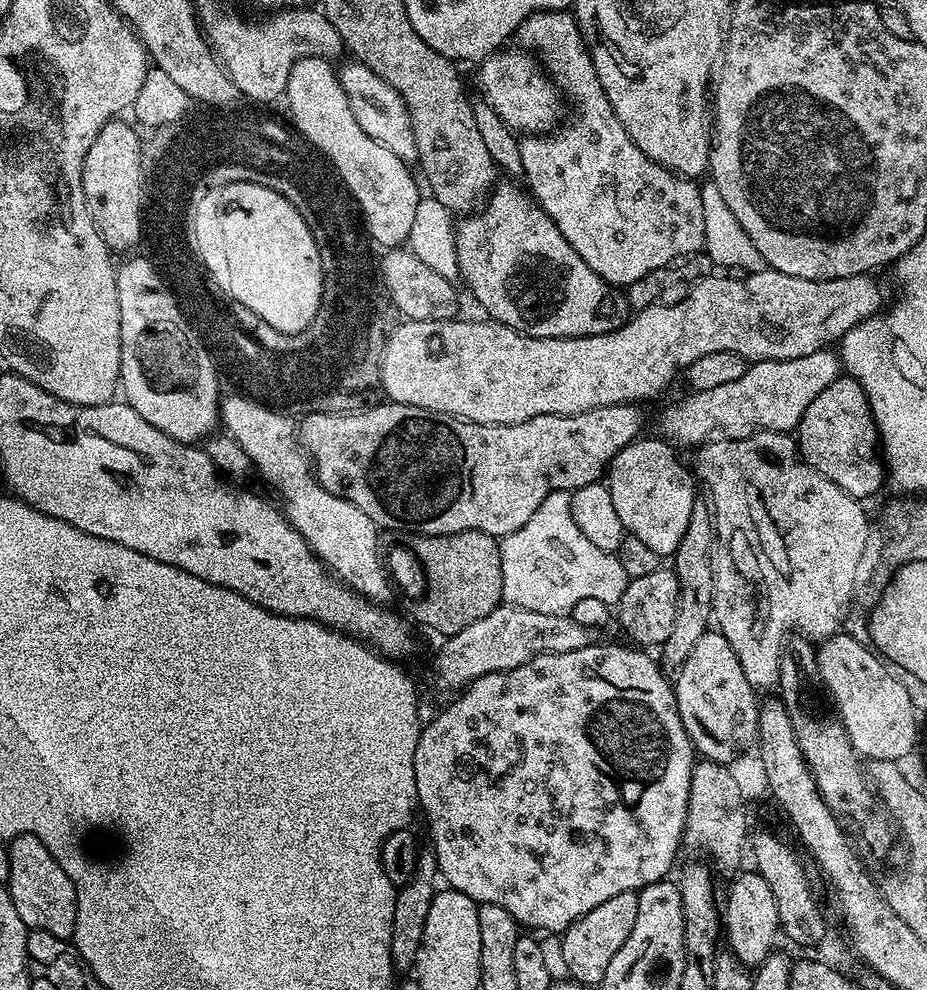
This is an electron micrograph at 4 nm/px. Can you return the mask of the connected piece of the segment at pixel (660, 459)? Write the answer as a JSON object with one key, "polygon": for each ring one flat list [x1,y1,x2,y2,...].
{"polygon":[[644,439,633,440,612,459,606,483,625,533,639,538,654,554,668,558,678,550,682,534,686,534,686,526,690,526,690,514,698,503,696,488,692,485,694,476,680,465,677,449,667,439]]}

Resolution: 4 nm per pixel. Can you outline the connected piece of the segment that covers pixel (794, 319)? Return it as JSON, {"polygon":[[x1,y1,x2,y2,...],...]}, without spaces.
{"polygon":[[764,266,759,270,749,271,740,282,734,282,731,278,726,278,723,274,713,274,705,276,703,280,695,281,691,285,692,288,688,292,688,297,685,300,680,300,677,304,664,304,665,302,657,302,651,304,648,308,639,309,631,318,625,320,624,324,620,328,616,328,612,332,606,334,598,334,597,336,563,336,562,338,538,338,537,336,527,336,521,332,516,332,510,326,505,324,498,324,491,318,483,318,484,320,462,320,463,318,455,318,453,320,442,320,442,321,416,321,405,319,403,322,397,323,393,331,396,336,389,333,392,337,392,344,385,344,384,351,386,352,386,359,384,360,384,379,383,382,383,395,388,396,387,399,393,404,409,404,410,406,418,406,419,408,425,408,426,410,434,410,435,412,449,412,452,416,459,416,461,420,473,420,475,424,517,424,518,422,526,422,530,418,535,416,573,416,574,414,582,414,586,410,594,410,595,408,601,408,602,406,614,406,615,404,630,404,633,402,641,402,640,400,648,400,651,396,656,396,676,375,681,375,682,370,687,369,688,365,692,364,698,358,702,358,706,354,718,354,719,352,733,352,739,356,743,356,745,361,755,362,758,360,789,360,790,358,806,358,806,354,814,354,815,352,825,351,829,346,839,345,840,339,847,334,854,326,858,326,866,318,876,315,877,312,881,311,885,307,886,301,884,301,884,288,875,280,875,275,872,274,861,274,859,276,847,276,846,278,830,278,829,280,811,280,810,278,798,278,794,274,782,274,778,270]]}

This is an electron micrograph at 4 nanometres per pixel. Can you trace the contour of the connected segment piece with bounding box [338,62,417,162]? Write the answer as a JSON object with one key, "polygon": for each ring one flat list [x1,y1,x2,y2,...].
{"polygon":[[363,62,351,63,344,69,341,67,338,75,342,90,346,90,350,110,354,110,354,118,358,118,358,126,362,126,367,136,382,142,382,146,394,150,394,154,398,154,398,158,402,158,406,162,415,161,417,157,414,130,410,122,410,114,406,110,402,98]]}

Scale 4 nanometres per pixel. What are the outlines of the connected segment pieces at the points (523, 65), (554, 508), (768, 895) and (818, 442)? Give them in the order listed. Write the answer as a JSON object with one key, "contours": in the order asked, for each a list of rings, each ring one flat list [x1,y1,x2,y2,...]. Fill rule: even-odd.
{"contours":[[[501,50,499,52,493,52,492,55,486,57,485,60,479,61,477,68,480,69,476,72,476,84,480,87,479,95,492,107,494,114,498,114,498,118,502,118,504,125,512,129,513,133,551,133,562,120,562,115,560,116,560,100,562,104,561,93,558,91,556,85,552,83,548,74,544,71,533,53,527,50,515,50,516,52,508,51,509,50]],[[559,490,549,492,526,526,500,540,500,557,503,603,535,613,569,615,582,598,599,598,616,606,629,582,616,555,598,550,578,530,572,517,572,497]],[[741,871,735,877,736,881,728,888,728,901,722,904,722,928,726,933,726,944,730,951,737,956,745,966,758,966,777,947,776,936,780,932,780,919,778,918,778,905,774,902,774,893,766,878,759,876,756,871]],[[841,374,834,382,830,382,830,386,826,386,826,390,822,390,822,394,818,394,818,398,814,398,814,402,810,402,810,406,806,406,806,414,800,419,798,429,798,447,800,455,810,467,830,478,830,482,846,490,846,494,865,498,874,495,883,486,884,480,886,484,886,468,878,451,878,429,866,394,853,376]]]}

